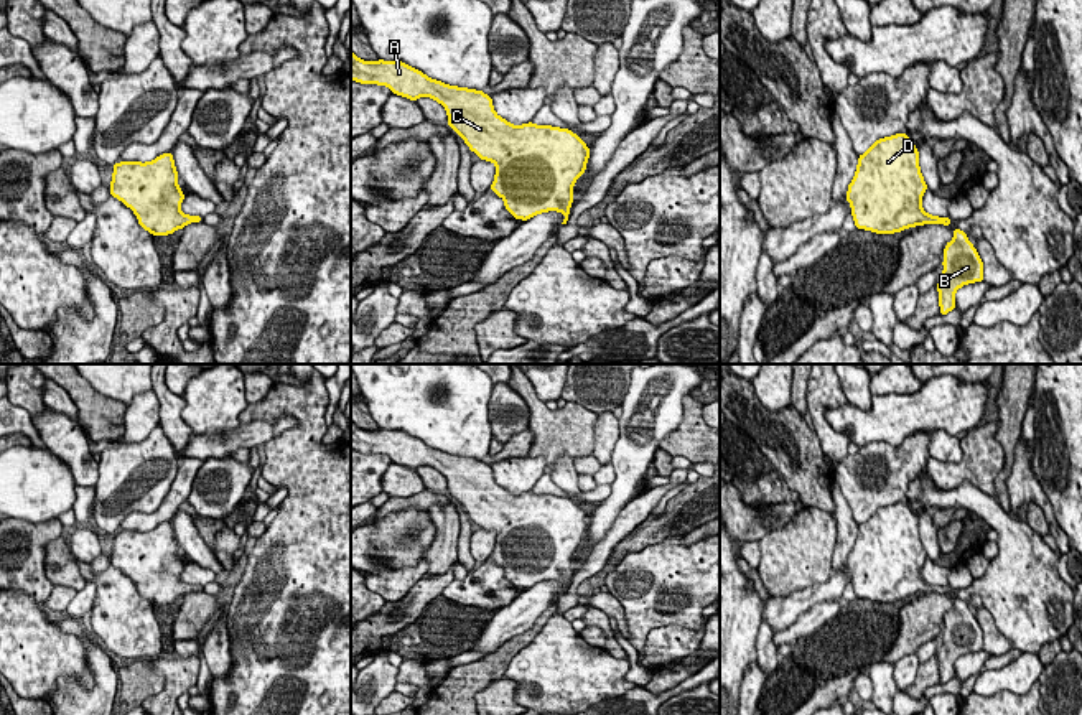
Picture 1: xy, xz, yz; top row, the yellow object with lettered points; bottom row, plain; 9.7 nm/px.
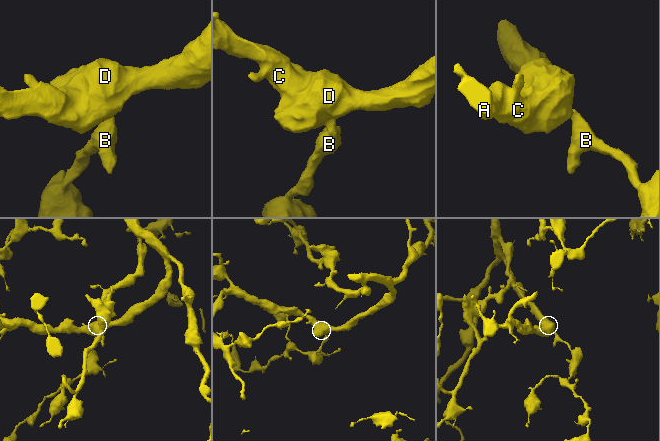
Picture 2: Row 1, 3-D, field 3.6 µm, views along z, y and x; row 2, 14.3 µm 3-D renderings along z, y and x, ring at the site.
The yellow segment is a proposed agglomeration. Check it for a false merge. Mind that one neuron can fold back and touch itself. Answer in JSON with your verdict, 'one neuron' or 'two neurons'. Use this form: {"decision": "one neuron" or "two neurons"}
{"decision": "one neuron"}

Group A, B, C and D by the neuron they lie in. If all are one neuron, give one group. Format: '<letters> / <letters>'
A B C D

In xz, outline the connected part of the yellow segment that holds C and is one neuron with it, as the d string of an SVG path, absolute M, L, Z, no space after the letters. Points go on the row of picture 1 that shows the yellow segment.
M351 51L351 81L361 84L387 86L392 94L403 96L410 100L418 97L431 97L440 102L448 114L448 125L481 160L492 161L496 165L496 176L489 189L504 199L504 208L515 217L527 221L537 214L547 211L558 211L565 216L562 224L567 224L568 213L573 203L573 185L586 171L590 158L590 148L586 143L573 133L570 129L560 129L552 125L535 125L534 122L512 125L506 119L499 117L494 110L491 96L483 91L450 86L441 81L425 76L422 71L402 63L402 61L364 61Z

